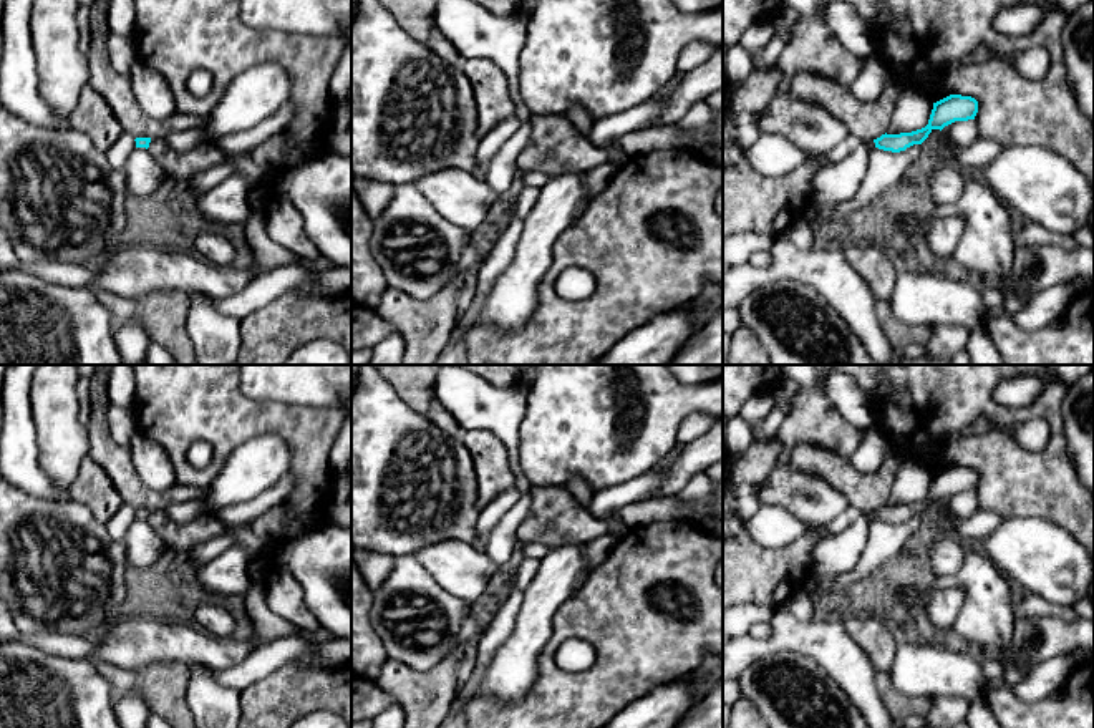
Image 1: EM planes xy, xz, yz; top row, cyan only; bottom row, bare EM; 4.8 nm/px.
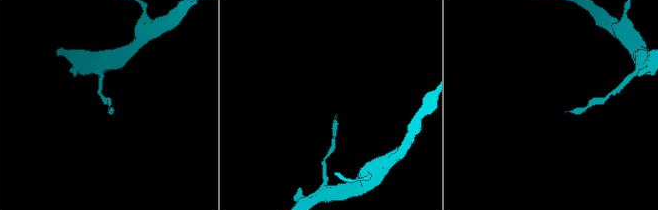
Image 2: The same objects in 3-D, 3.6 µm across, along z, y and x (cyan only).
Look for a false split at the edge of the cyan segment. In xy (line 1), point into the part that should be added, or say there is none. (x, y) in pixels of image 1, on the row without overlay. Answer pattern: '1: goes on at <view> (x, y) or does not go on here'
1: does not go on here

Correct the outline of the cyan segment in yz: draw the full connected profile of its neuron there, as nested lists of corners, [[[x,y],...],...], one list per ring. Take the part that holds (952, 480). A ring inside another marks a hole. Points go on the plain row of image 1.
[[[950,466],[937,474],[928,491],[928,496],[922,501],[900,506],[882,506],[874,511],[875,519],[892,524],[905,522],[913,516],[922,516],[933,501],[943,501],[955,493],[975,491],[978,484],[978,473],[971,468]]]

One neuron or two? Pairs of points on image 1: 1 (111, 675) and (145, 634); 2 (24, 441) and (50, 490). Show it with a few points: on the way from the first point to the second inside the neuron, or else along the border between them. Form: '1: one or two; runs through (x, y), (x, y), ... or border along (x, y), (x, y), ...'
1: two; border along (93, 660), (103, 660), (125, 669), (154, 665)
2: one; runs through (24, 453), (24, 463), (38, 478)

